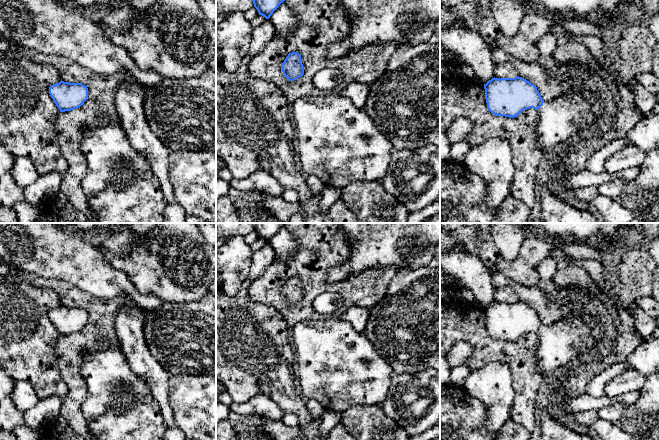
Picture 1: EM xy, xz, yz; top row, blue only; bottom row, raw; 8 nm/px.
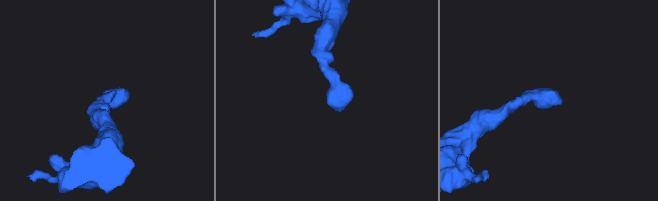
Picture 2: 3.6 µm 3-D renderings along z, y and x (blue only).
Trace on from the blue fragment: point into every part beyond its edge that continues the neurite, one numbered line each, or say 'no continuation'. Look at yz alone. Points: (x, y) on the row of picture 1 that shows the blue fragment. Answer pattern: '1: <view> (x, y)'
1: yz (576, 111)

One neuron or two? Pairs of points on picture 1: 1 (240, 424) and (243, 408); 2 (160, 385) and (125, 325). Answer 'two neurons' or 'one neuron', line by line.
1: two neurons
2: one neuron

